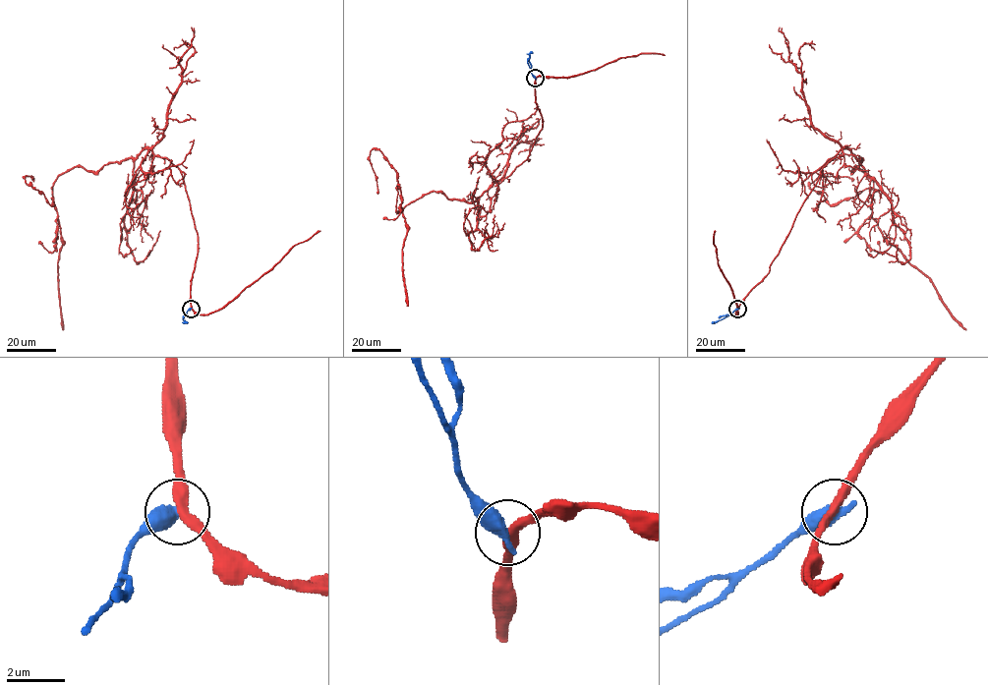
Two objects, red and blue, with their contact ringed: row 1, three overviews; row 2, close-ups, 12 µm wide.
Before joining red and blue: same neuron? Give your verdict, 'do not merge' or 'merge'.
do not merge

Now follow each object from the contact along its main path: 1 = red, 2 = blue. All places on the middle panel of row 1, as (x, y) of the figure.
1: (536, 78), (542, 128), (526, 160), (471, 202), (432, 192), (397, 213), (407, 235), (407, 306)
2: (536, 78), (527, 63), (532, 51)

